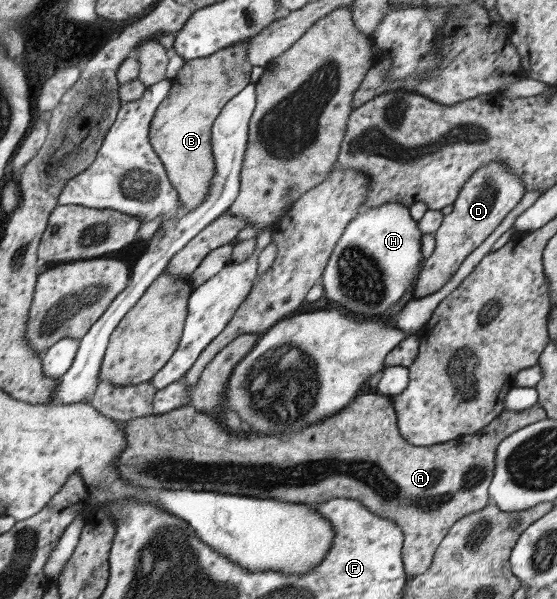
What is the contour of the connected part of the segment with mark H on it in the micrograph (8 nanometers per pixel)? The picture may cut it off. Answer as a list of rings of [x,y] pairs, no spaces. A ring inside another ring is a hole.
[[[539,190],[526,191],[515,209],[508,213],[499,227],[464,259],[449,281],[427,297],[415,297],[416,281],[423,269],[421,265],[423,242],[418,222],[410,215],[410,207],[401,203],[385,203],[378,207],[363,208],[356,217],[353,217],[353,220],[349,221],[349,225],[345,226],[345,238],[339,238],[339,242],[335,244],[331,252],[331,258],[320,279],[324,295],[329,301],[339,303],[343,309],[346,309],[345,311],[353,311],[357,315],[366,317],[367,315],[384,315],[387,310],[397,304],[399,313],[396,327],[405,333],[417,334],[425,322],[430,320],[437,304],[461,284],[461,281],[491,251],[499,237],[512,228],[515,219],[534,205],[541,194]],[[409,288],[411,288],[411,299],[403,303],[403,296]]]

